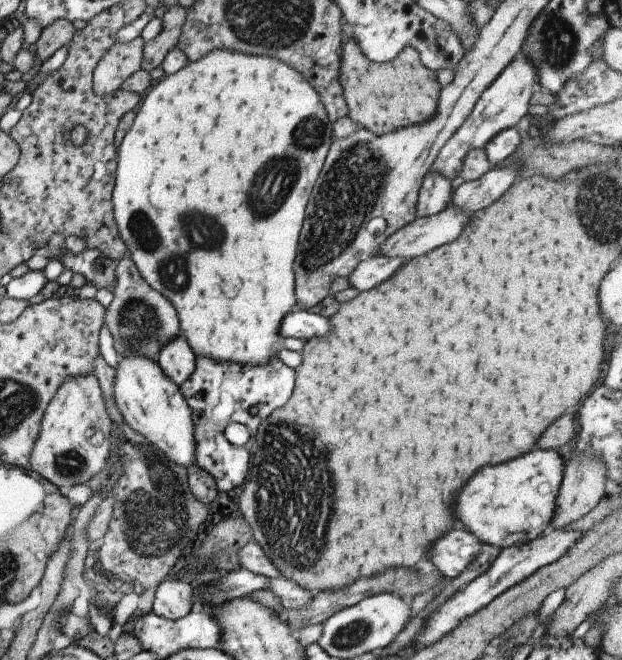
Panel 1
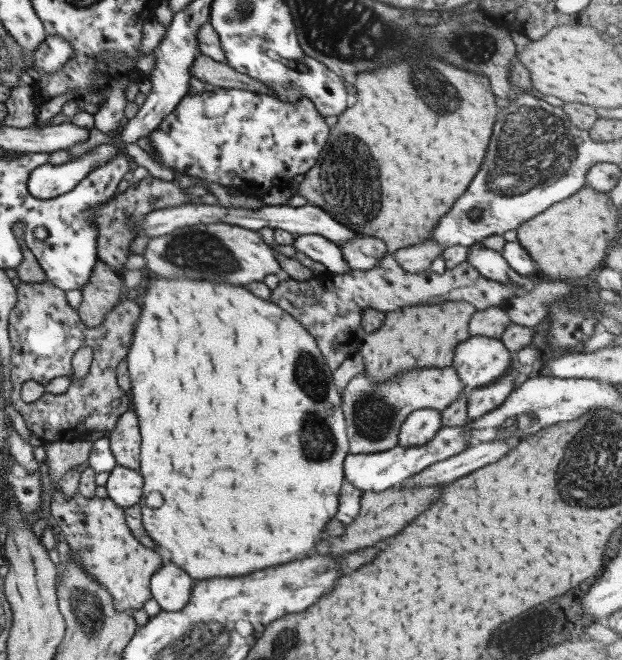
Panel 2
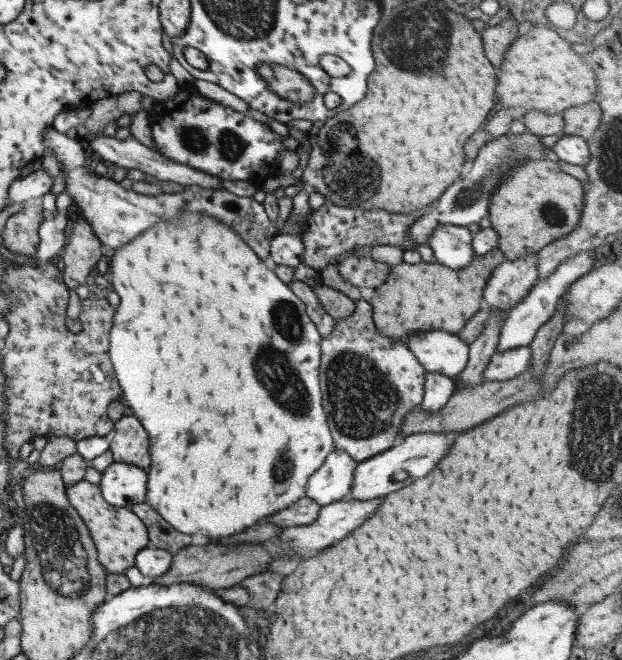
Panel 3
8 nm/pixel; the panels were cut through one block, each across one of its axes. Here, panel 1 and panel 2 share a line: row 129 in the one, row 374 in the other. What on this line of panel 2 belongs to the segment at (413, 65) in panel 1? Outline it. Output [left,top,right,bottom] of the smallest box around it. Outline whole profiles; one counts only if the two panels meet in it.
[357,300,475,382]

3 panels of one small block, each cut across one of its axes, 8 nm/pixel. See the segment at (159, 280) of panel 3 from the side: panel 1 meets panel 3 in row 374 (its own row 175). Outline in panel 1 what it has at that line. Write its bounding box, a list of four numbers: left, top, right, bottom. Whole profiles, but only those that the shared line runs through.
[113,49,334,365]

